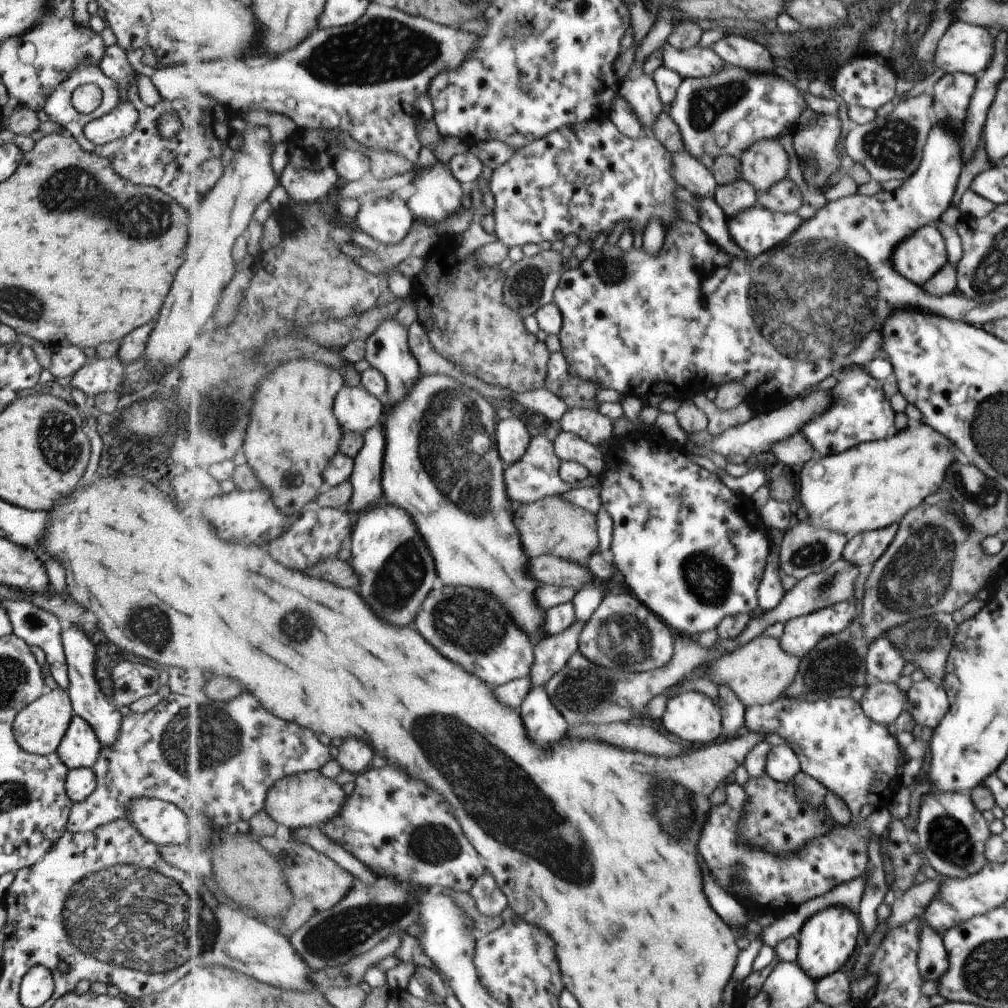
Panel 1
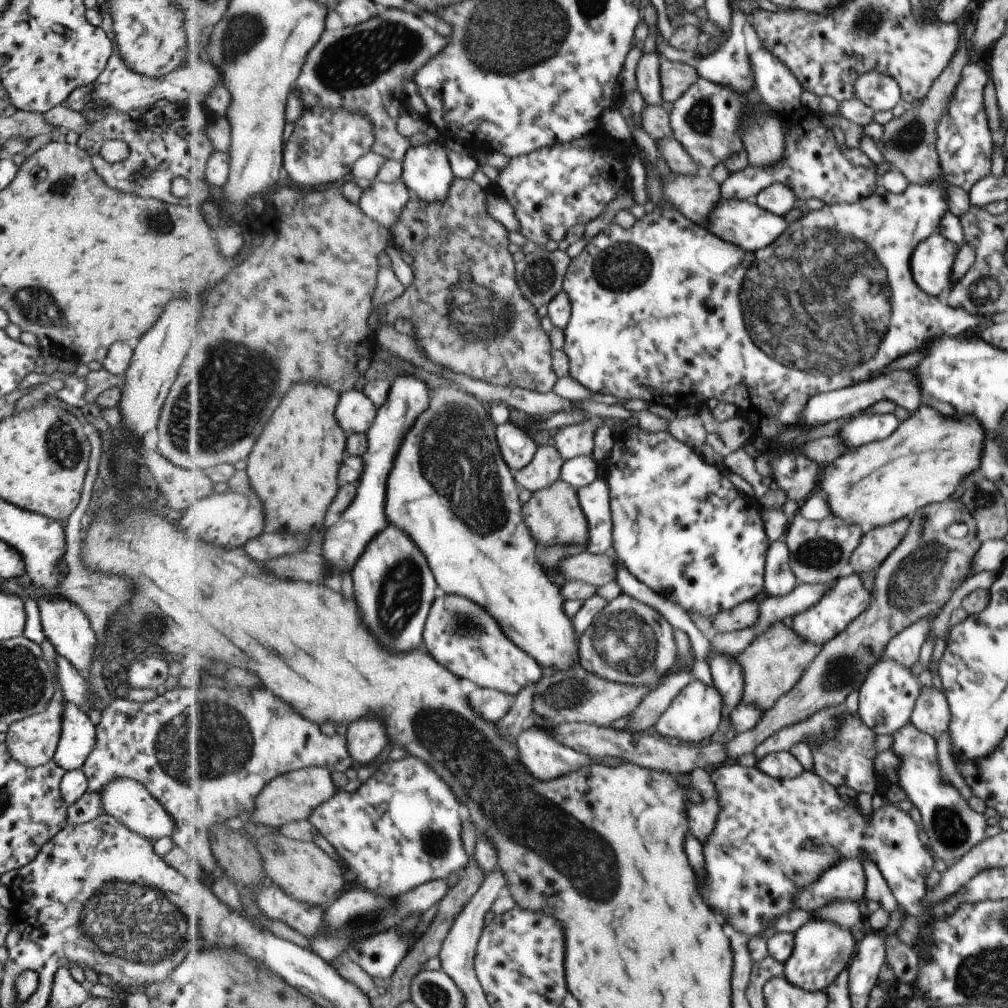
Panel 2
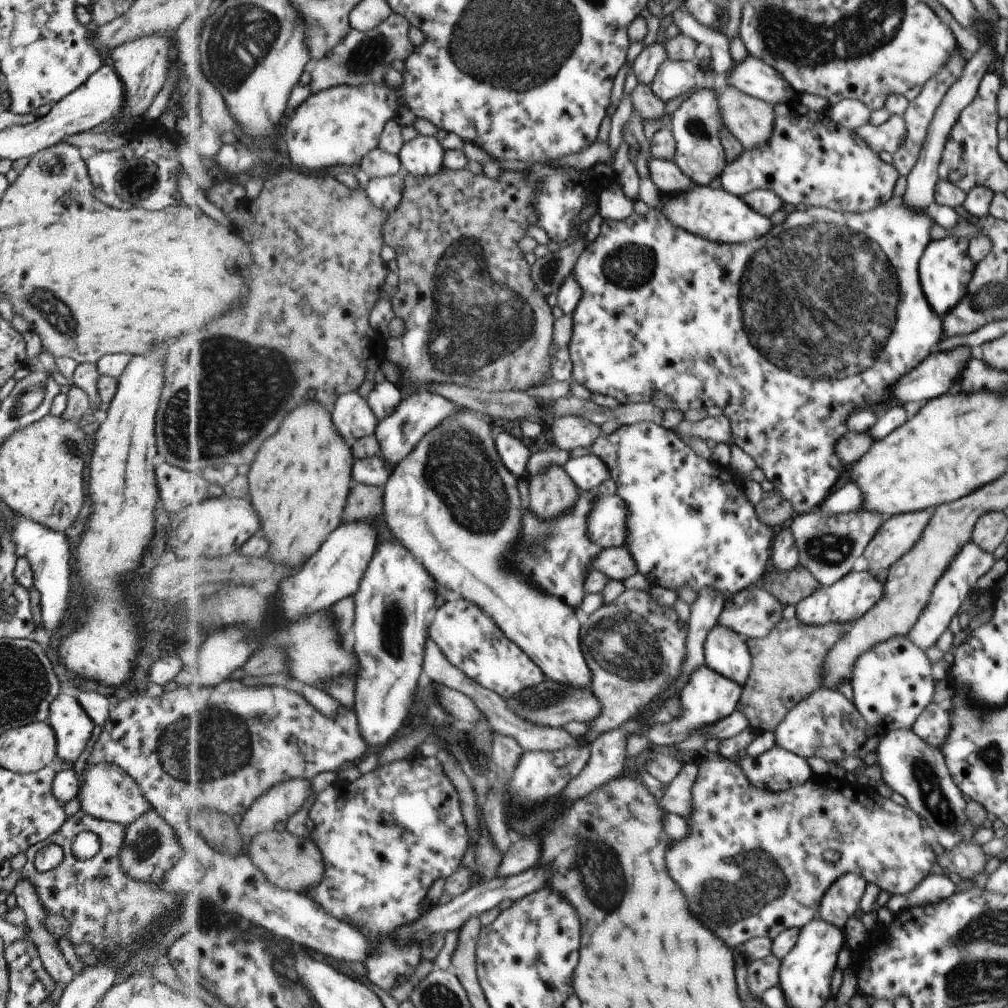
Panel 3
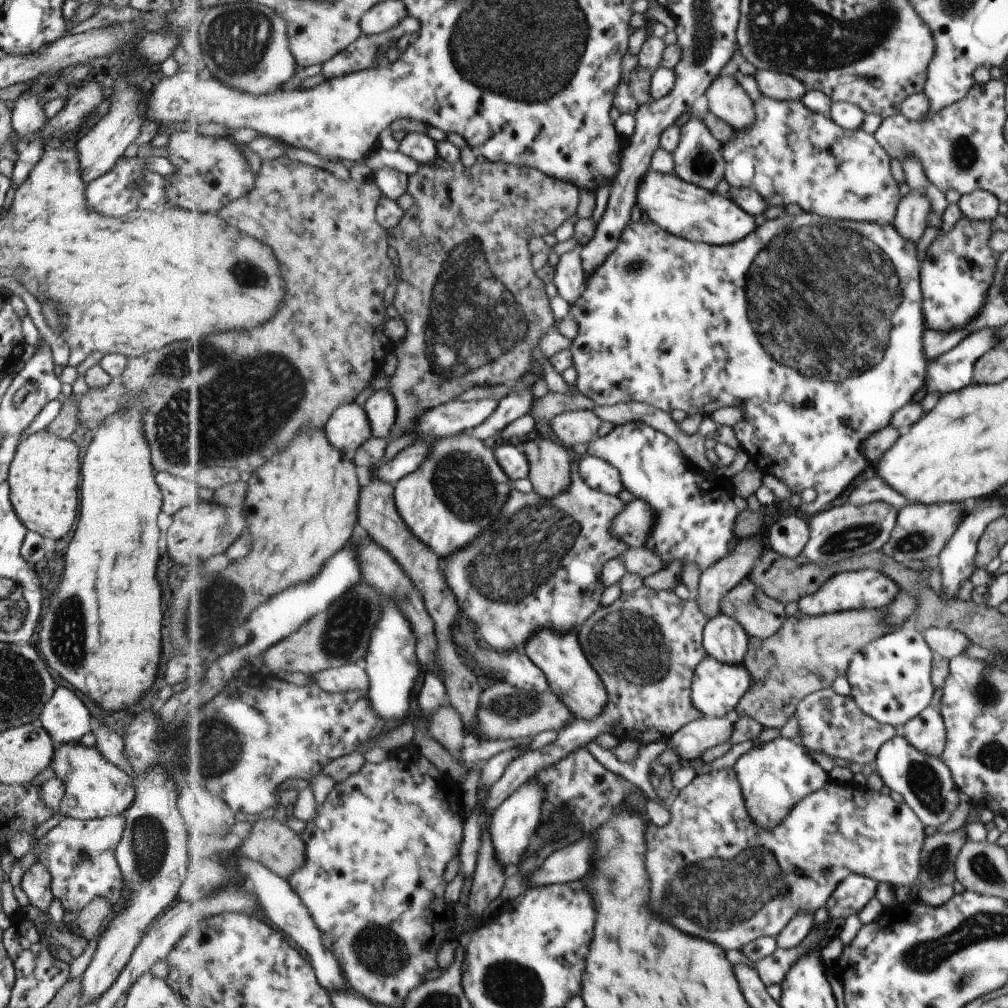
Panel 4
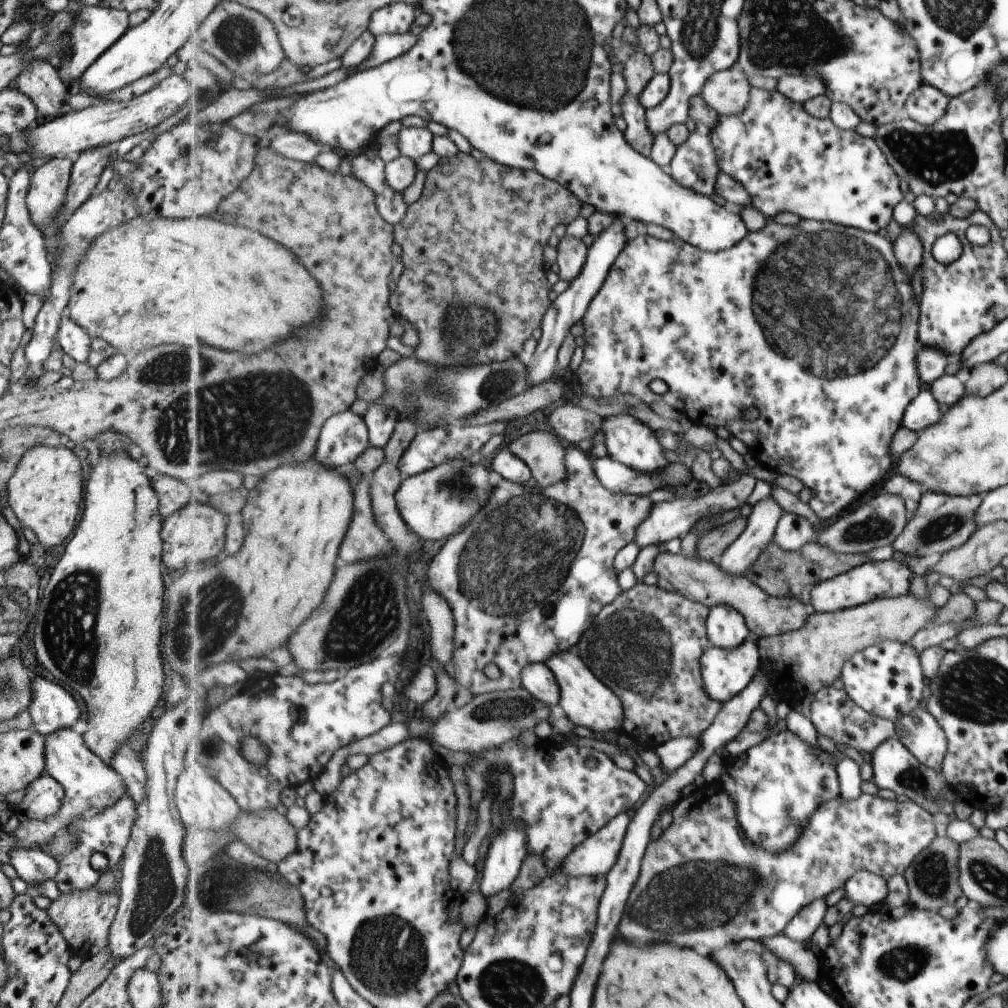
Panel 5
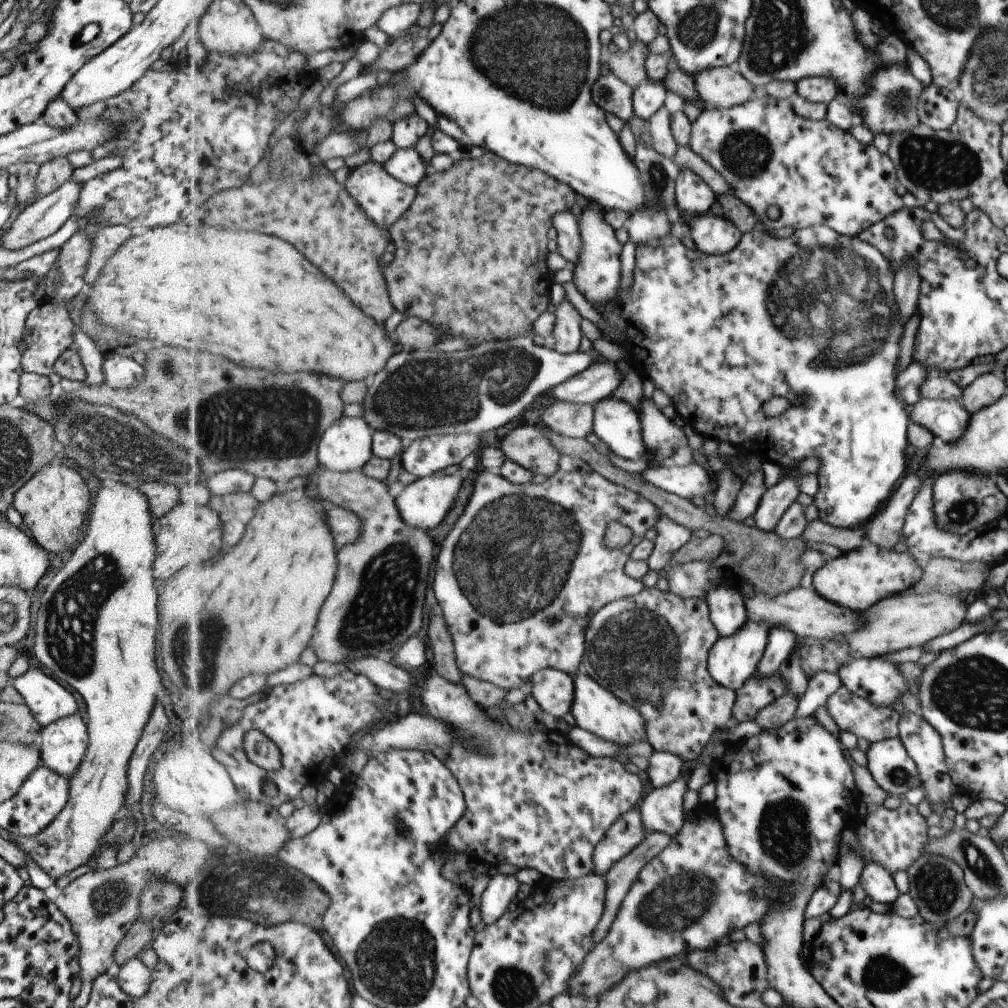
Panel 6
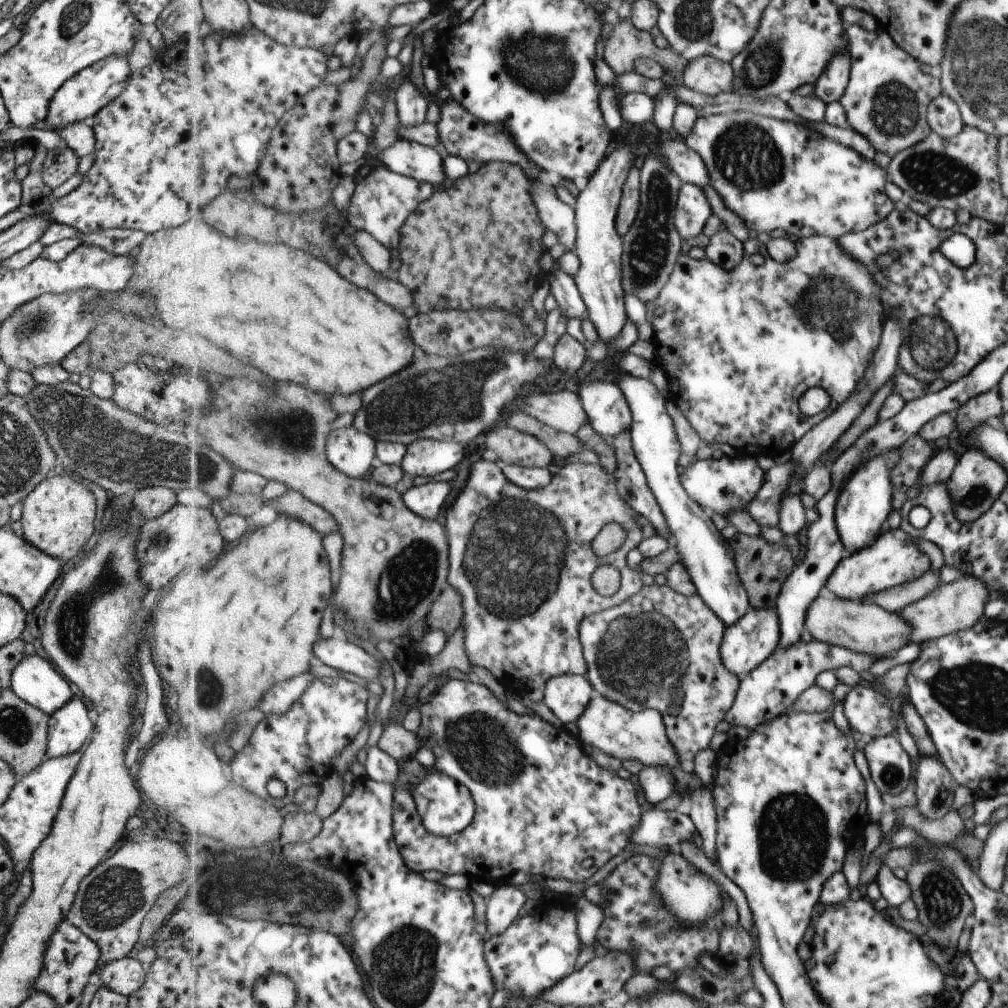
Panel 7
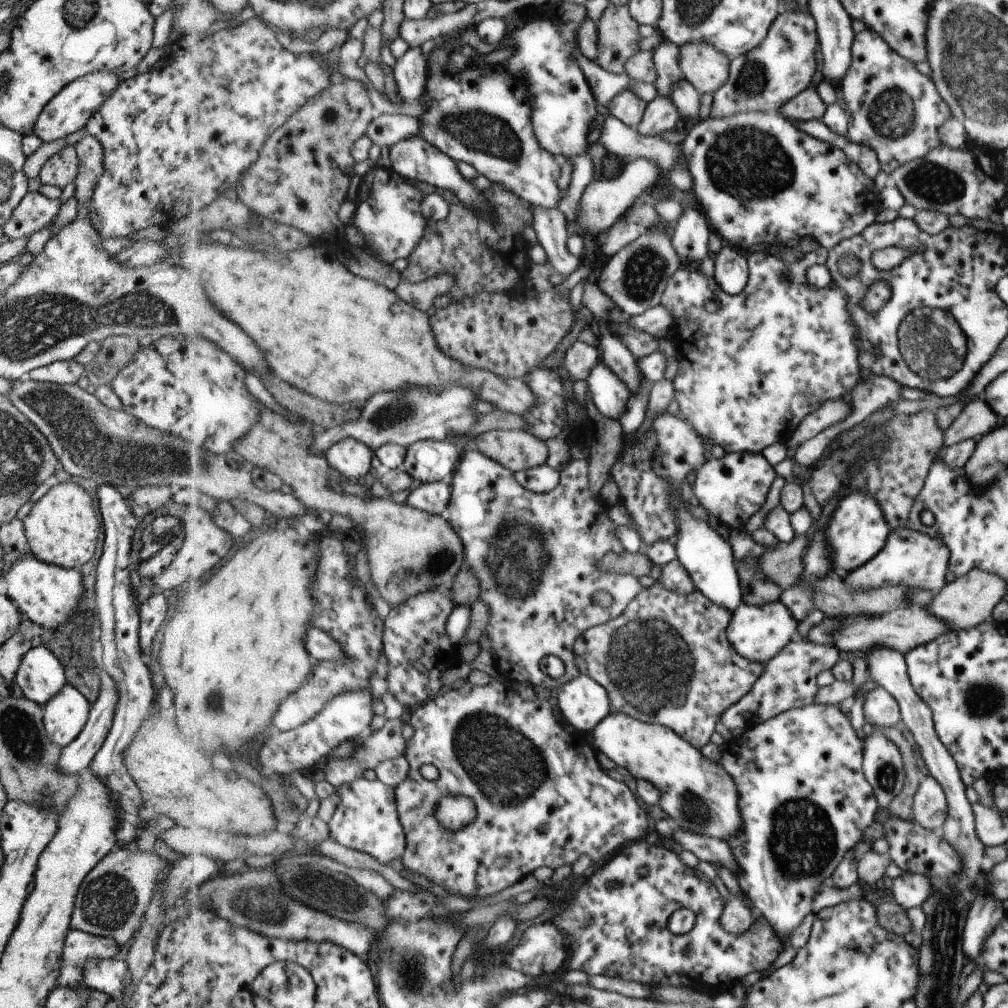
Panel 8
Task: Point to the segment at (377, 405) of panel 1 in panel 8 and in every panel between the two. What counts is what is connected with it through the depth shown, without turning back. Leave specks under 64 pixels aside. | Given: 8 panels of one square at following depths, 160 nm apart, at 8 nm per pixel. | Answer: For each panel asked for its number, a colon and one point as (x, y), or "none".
2: (356, 412)
3: (353, 417)
4: (348, 430)
5: (345, 437)
6: (348, 444)
7: (351, 451)
8: (351, 459)

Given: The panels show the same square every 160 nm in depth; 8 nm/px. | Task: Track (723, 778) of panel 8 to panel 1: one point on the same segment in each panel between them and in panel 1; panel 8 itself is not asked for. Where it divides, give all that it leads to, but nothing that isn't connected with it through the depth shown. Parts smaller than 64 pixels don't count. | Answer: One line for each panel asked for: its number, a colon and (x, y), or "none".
1: (440, 425)
2: (451, 490)
3: (460, 521)
4: (572, 678)
5: (587, 701)
6: (596, 708)
7: (610, 727)

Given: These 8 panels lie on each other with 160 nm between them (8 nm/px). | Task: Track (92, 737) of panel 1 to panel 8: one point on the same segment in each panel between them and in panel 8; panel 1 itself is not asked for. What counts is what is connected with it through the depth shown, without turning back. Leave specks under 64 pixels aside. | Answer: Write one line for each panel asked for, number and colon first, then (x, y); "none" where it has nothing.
2: (77, 736)
3: (71, 727)
4: (64, 718)
5: (51, 707)
6: (47, 700)
7: (34, 680)
8: (39, 676)

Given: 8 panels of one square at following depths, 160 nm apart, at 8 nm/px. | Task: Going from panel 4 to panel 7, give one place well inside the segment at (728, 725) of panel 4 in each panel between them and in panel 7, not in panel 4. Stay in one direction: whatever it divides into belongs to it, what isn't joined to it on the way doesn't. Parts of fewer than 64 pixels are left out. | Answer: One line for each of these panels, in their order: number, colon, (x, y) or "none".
5: (674, 754)
6: (664, 767)
7: (658, 783)

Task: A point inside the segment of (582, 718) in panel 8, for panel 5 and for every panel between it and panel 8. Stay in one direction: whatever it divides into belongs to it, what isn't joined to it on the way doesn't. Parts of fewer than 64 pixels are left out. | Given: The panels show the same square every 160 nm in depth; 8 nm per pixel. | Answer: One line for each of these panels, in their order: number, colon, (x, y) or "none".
5: (540, 680)
6: (555, 691)
7: (568, 696)

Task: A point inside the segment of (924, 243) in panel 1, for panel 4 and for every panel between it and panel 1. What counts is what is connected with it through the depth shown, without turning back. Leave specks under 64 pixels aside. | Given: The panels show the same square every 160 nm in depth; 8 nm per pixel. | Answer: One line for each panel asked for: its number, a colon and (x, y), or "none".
2: (931, 264)
3: (945, 269)
4: (955, 276)

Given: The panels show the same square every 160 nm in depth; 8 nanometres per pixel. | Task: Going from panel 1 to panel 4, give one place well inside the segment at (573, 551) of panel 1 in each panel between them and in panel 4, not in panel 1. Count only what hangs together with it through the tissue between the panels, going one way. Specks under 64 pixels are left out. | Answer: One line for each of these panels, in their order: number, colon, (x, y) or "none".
2: (555, 515)
3: (551, 494)
4: (550, 462)

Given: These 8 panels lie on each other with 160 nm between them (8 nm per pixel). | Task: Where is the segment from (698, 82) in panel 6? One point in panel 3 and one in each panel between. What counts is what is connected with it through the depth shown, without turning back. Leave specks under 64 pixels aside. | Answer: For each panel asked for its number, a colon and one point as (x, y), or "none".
3: (752, 120)
4: (727, 97)
5: (728, 92)

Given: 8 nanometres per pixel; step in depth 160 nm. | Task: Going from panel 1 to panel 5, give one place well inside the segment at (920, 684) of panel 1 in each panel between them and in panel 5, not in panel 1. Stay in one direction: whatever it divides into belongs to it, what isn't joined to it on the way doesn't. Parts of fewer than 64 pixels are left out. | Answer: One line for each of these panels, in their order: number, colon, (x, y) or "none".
2: (930, 714)
3: (932, 725)
4: (926, 732)
5: (919, 732)

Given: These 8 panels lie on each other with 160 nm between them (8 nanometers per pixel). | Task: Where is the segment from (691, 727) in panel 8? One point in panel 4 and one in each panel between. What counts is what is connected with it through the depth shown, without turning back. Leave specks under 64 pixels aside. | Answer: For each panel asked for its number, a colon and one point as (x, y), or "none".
4: (646, 646)
5: (647, 644)
6: (652, 649)
7: (661, 650)

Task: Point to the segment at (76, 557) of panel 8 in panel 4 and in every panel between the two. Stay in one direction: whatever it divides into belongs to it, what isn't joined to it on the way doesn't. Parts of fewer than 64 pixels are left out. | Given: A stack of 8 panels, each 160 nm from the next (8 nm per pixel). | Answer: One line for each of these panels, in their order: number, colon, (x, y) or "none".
4: (42, 478)
5: (45, 493)
6: (53, 504)
7: (57, 516)

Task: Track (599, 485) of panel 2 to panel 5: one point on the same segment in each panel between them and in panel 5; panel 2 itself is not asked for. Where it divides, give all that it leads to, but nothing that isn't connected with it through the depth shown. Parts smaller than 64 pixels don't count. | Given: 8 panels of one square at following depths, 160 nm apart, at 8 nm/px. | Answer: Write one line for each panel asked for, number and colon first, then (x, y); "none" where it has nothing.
3: (608, 524)
4: (635, 524)
5: (673, 519)

